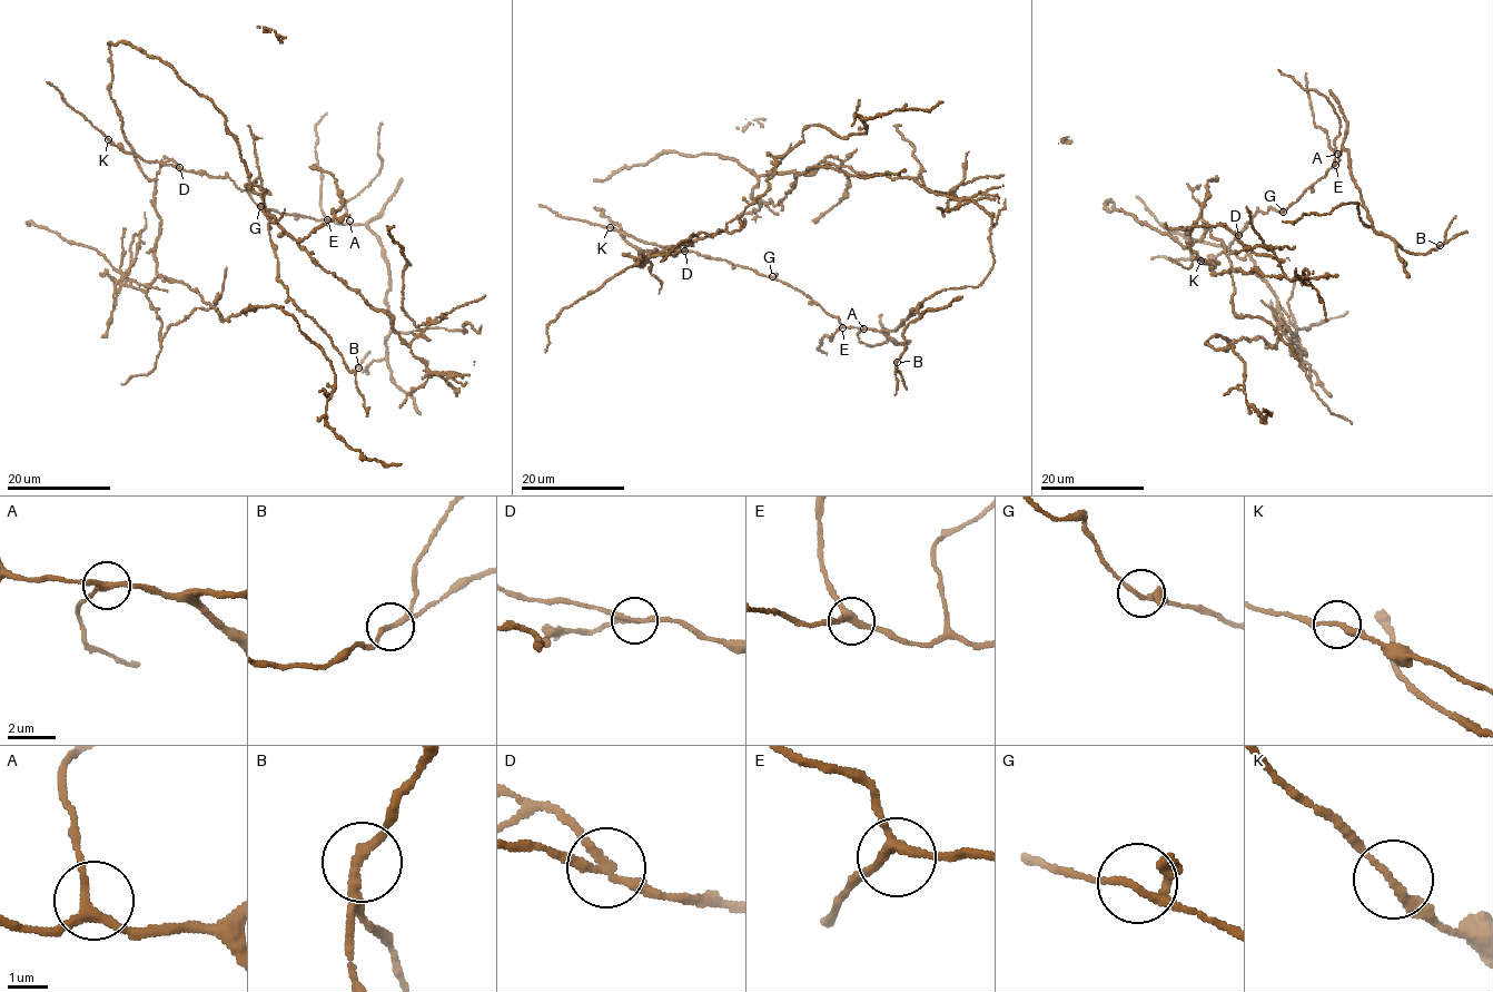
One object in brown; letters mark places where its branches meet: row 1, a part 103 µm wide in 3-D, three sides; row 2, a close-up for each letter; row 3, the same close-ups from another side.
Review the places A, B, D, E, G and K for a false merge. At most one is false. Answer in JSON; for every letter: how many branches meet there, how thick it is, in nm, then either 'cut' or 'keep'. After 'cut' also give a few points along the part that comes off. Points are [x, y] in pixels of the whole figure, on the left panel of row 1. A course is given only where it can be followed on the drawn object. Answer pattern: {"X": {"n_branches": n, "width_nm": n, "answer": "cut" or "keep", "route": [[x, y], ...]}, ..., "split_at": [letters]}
{"A": {"n_branches": 3, "width_nm": 200, "answer": "keep"}, "B": {"n_branches": 3, "width_nm": 190, "answer": "keep"}, "D": {"n_branches": 3, "width_nm": 190, "answer": "cut"}, "E": {"n_branches": 3, "width_nm": 200, "answer": "keep"}, "G": {"n_branches": 3, "width_nm": 150, "answer": "keep"}, "K": {"n_branches": 2, "width_nm": 190, "answer": "keep"}, "split_at": ["D"]}

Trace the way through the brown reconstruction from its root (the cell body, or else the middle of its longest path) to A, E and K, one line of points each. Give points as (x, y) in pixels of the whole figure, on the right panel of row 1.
A: (1281, 335), (1286, 325), (1277, 297), (1235, 232), (1241, 234), (1257, 210), (1283, 212), (1338, 163), (1337, 154)
E: (1281, 335), (1286, 325), (1277, 297), (1258, 274), (1235, 232), (1241, 234), (1257, 210), (1283, 212), (1335, 165)
K: (1281, 335), (1286, 325), (1277, 297), (1258, 274), (1236, 232), (1227, 252), (1200, 261)

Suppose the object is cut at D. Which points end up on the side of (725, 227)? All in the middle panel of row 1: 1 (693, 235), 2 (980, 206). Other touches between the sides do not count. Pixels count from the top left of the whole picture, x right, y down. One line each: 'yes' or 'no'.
1: yes
2: yes

